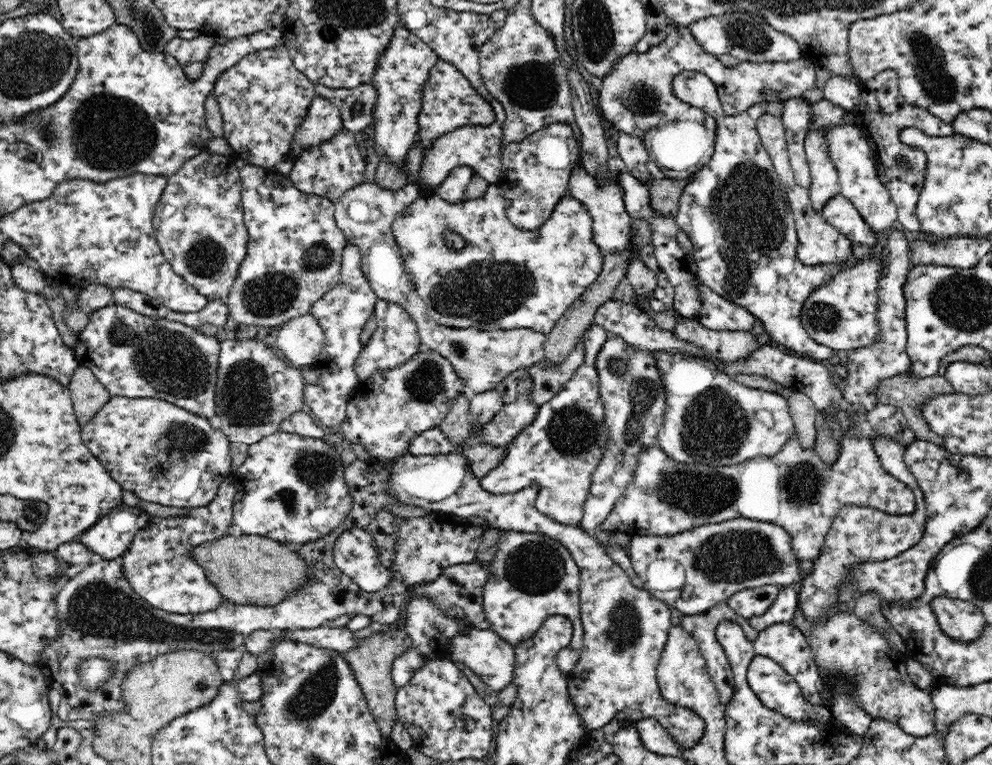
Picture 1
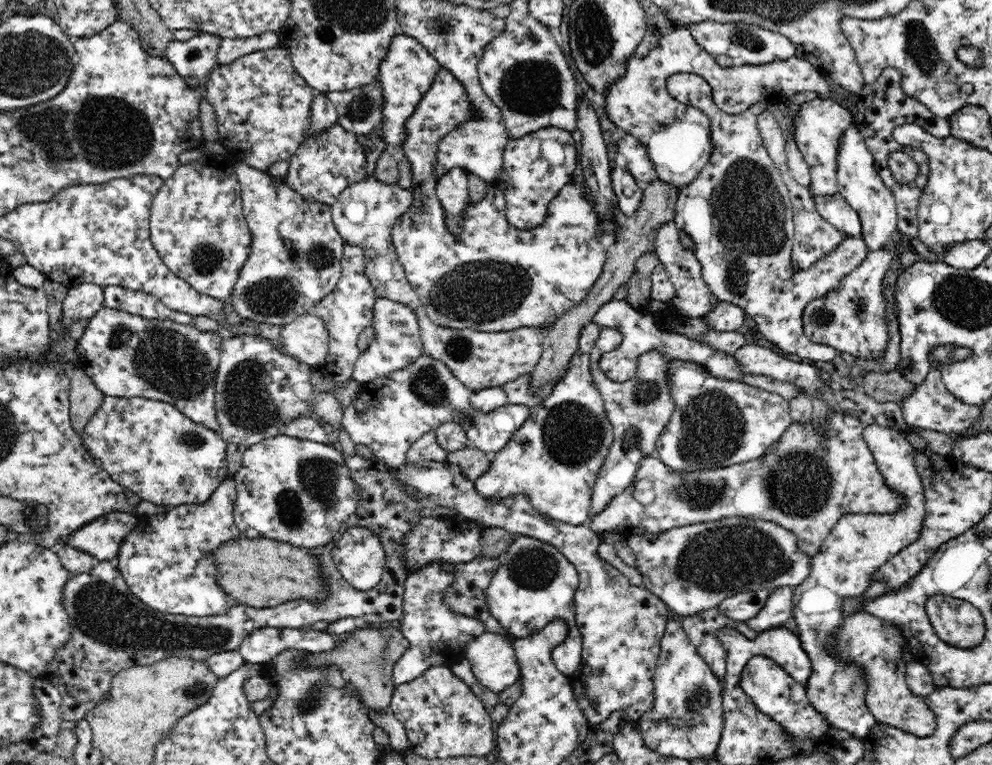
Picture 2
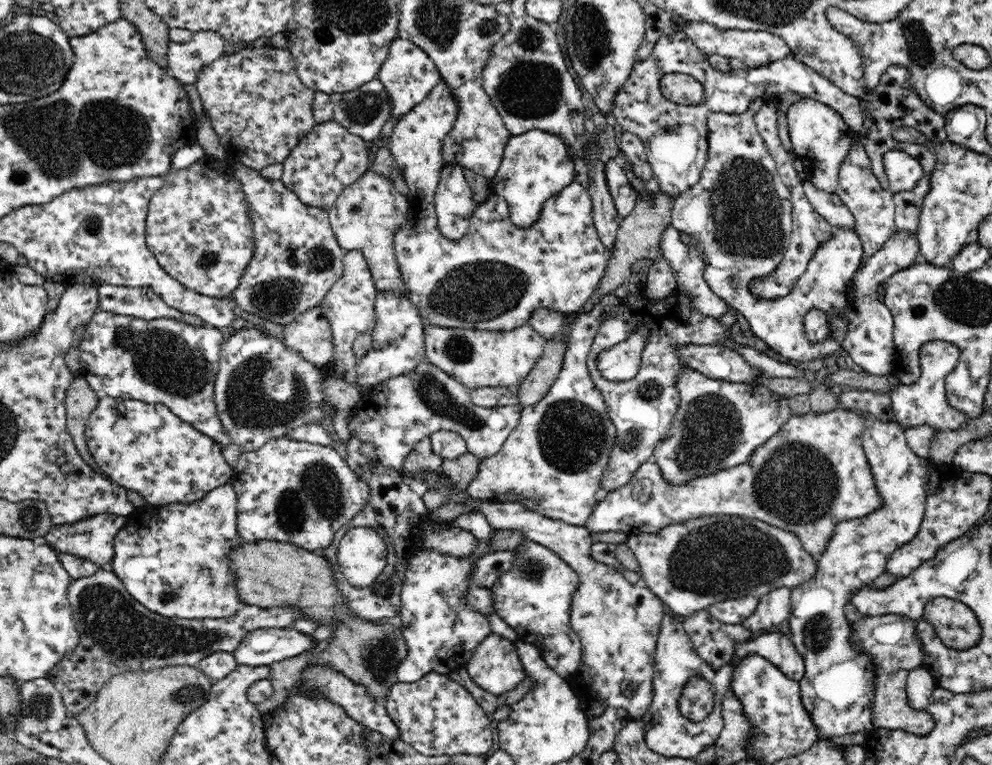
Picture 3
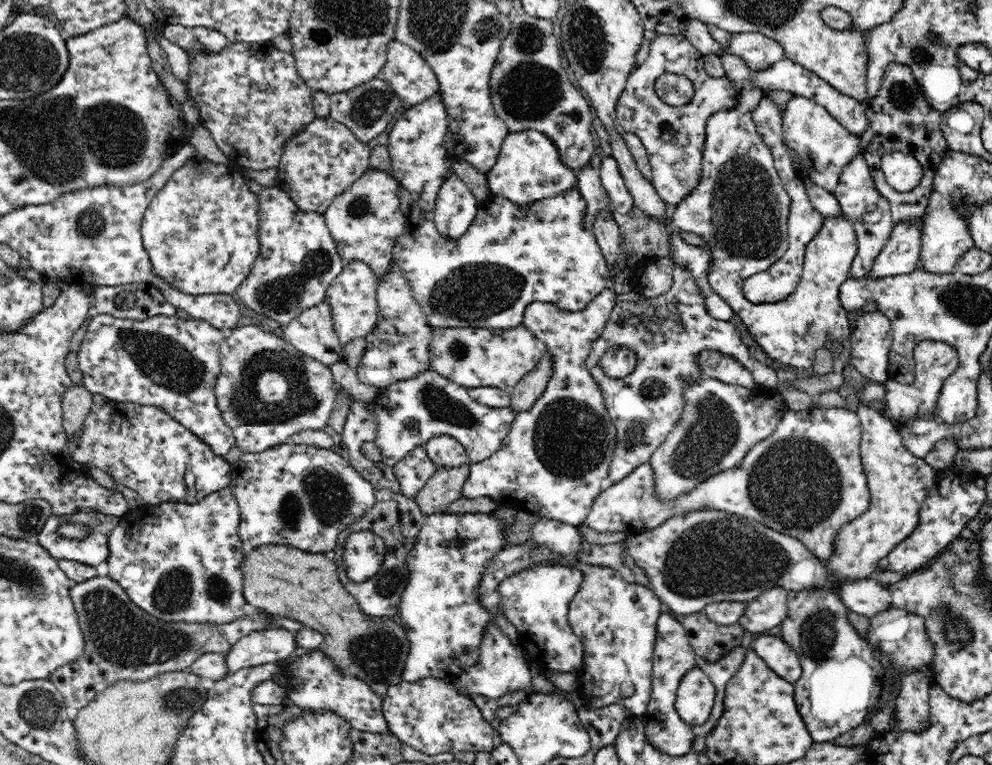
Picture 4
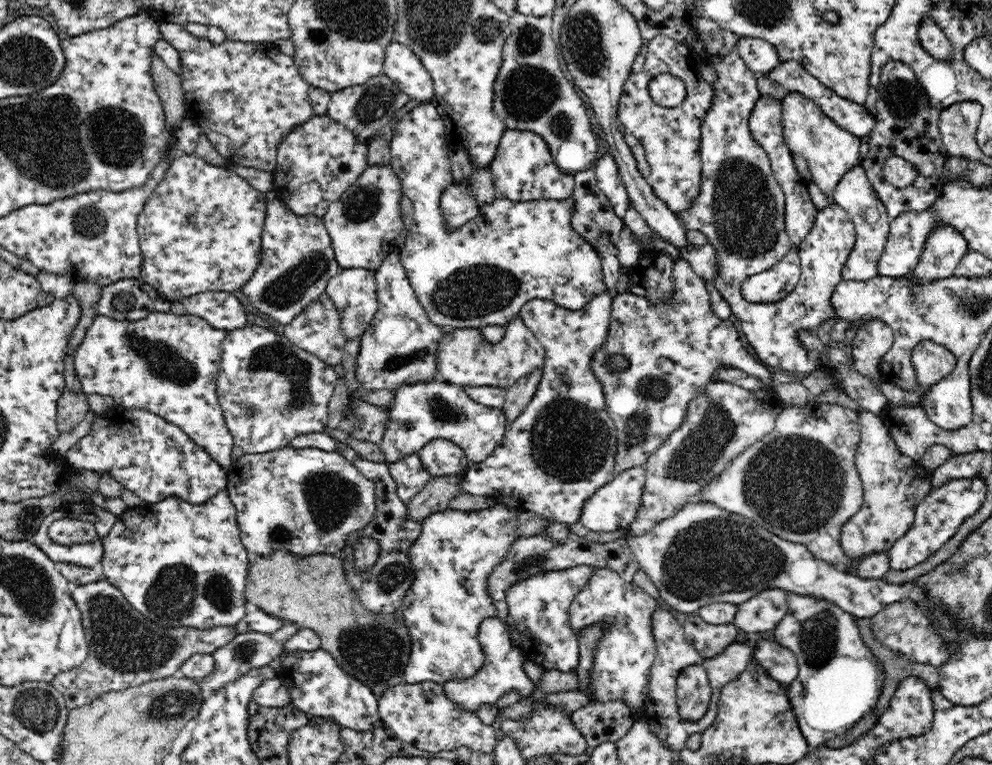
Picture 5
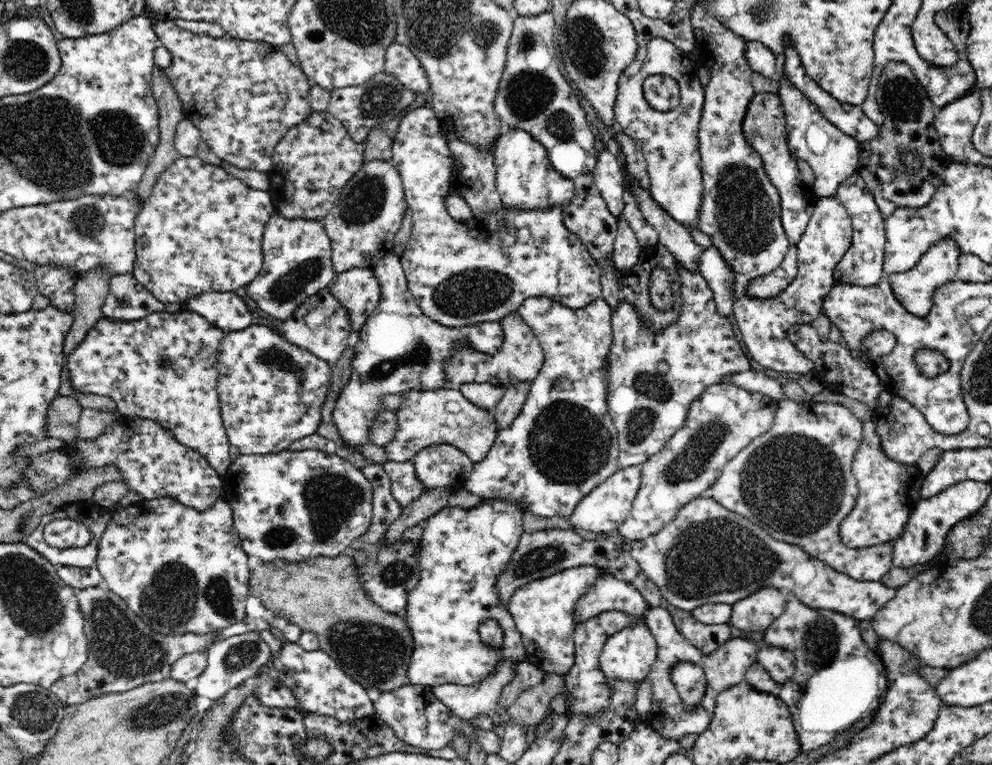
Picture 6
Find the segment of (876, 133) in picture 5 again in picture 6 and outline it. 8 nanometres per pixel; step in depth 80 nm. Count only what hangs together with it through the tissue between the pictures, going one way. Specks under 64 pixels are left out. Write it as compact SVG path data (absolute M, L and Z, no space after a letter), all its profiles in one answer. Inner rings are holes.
M891 61L886 63L884 70L880 76L879 84L876 92L877 103L880 112L884 117L884 124L879 127L880 134L872 140L864 140L860 142L860 160L857 166L857 173L864 179L868 192L872 193L876 206L879 208L881 215L886 218L890 216L894 209L899 206L908 208L920 208L931 201L938 186L941 186L942 177L945 168L952 162L951 158L944 152L942 148L939 134L935 129L935 114L939 111L939 107L932 104L928 96L927 89L920 84L919 79L915 77L913 70L905 62ZM914 151L920 155L920 171L908 174L905 164L902 164L902 155L904 153Z

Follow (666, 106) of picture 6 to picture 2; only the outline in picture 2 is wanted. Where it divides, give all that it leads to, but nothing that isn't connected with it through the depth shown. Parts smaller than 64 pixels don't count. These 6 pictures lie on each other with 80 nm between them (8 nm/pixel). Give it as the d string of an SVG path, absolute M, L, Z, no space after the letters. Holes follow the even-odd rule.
M684 72L667 76L665 85L672 98L688 107L693 106L704 111L711 122L712 154L707 164L697 174L696 180L679 190L673 218L679 230L691 236L695 244L693 251L702 265L701 275L704 282L719 300L743 308L745 314L756 322L760 334L775 344L778 350L809 362L831 361L836 358L837 350L834 347L812 342L805 335L803 312L812 300L828 296L832 290L840 288L843 276L862 264L870 252L864 239L845 235L839 247L816 261L810 268L804 271L792 271L791 247L794 224L791 197L757 128L757 118L767 110L767 102L757 102L744 114L731 115L716 106L711 86L697 74Z

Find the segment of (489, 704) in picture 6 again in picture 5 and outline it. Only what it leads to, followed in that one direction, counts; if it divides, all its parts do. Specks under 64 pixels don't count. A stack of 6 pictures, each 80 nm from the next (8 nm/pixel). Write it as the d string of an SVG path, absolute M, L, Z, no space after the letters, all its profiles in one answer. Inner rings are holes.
M490 617L481 622L479 642L485 654L485 666L480 668L472 678L443 683L443 691L448 700L467 708L470 712L476 712L482 704L495 704L500 700L500 696L509 690L518 690L522 697L530 695L535 683L525 675L523 667L526 658L520 647L513 646L512 634L498 617Z

